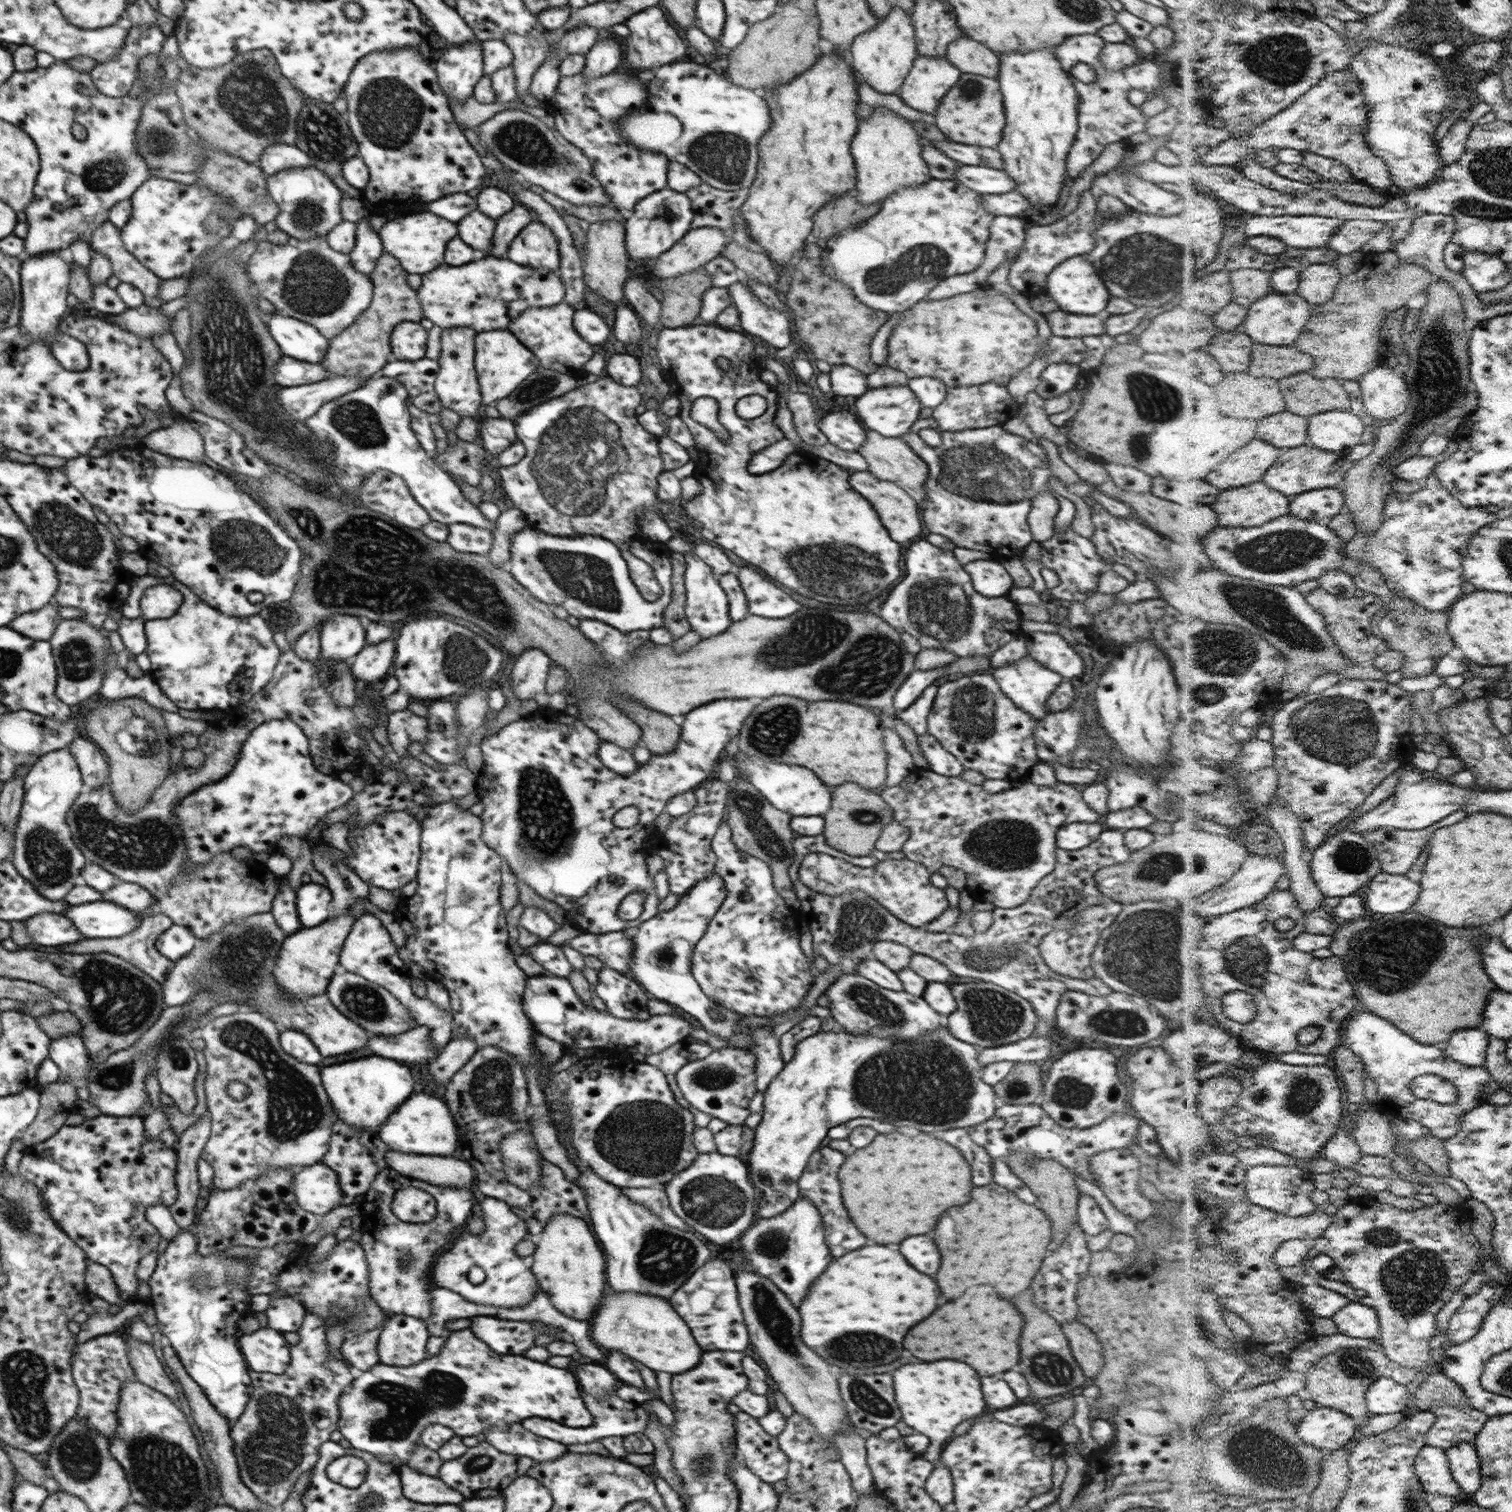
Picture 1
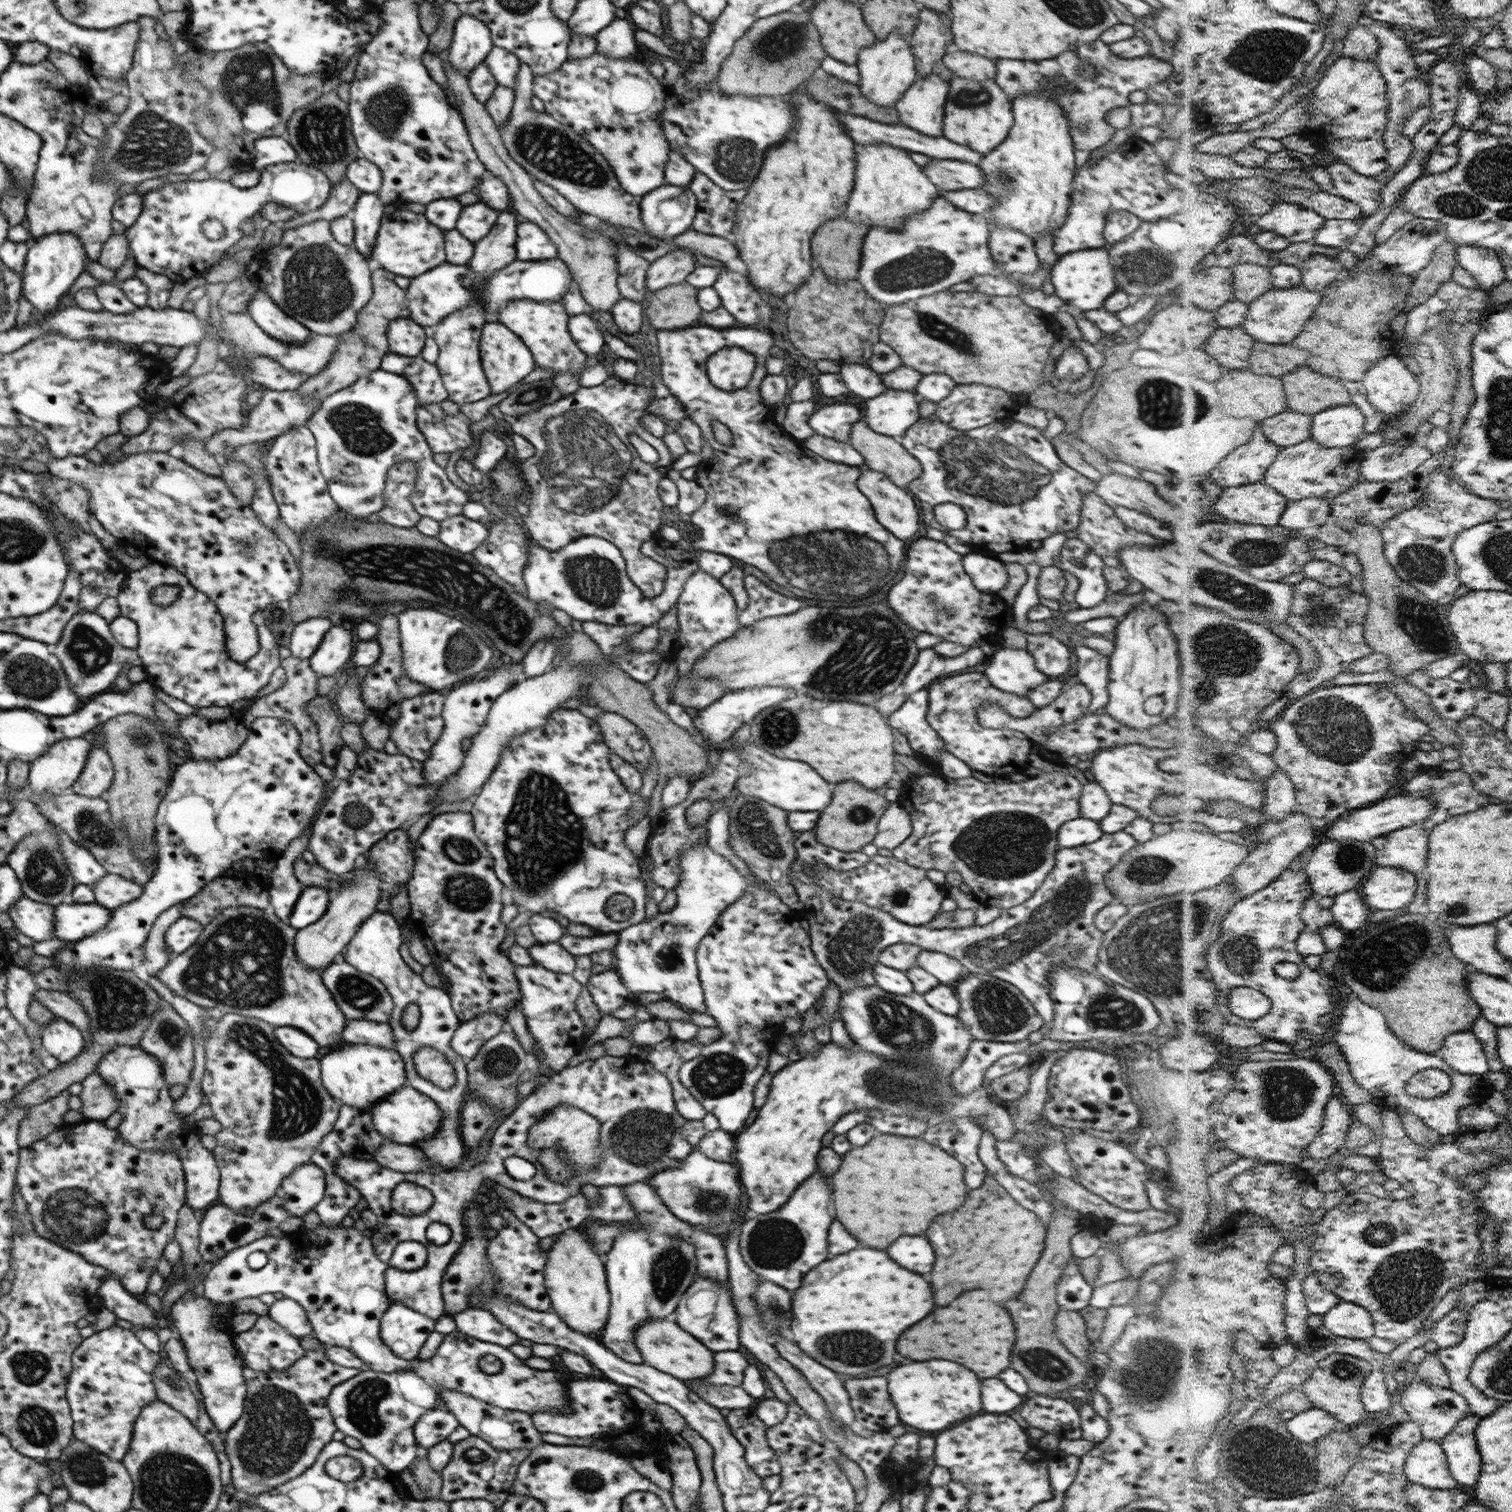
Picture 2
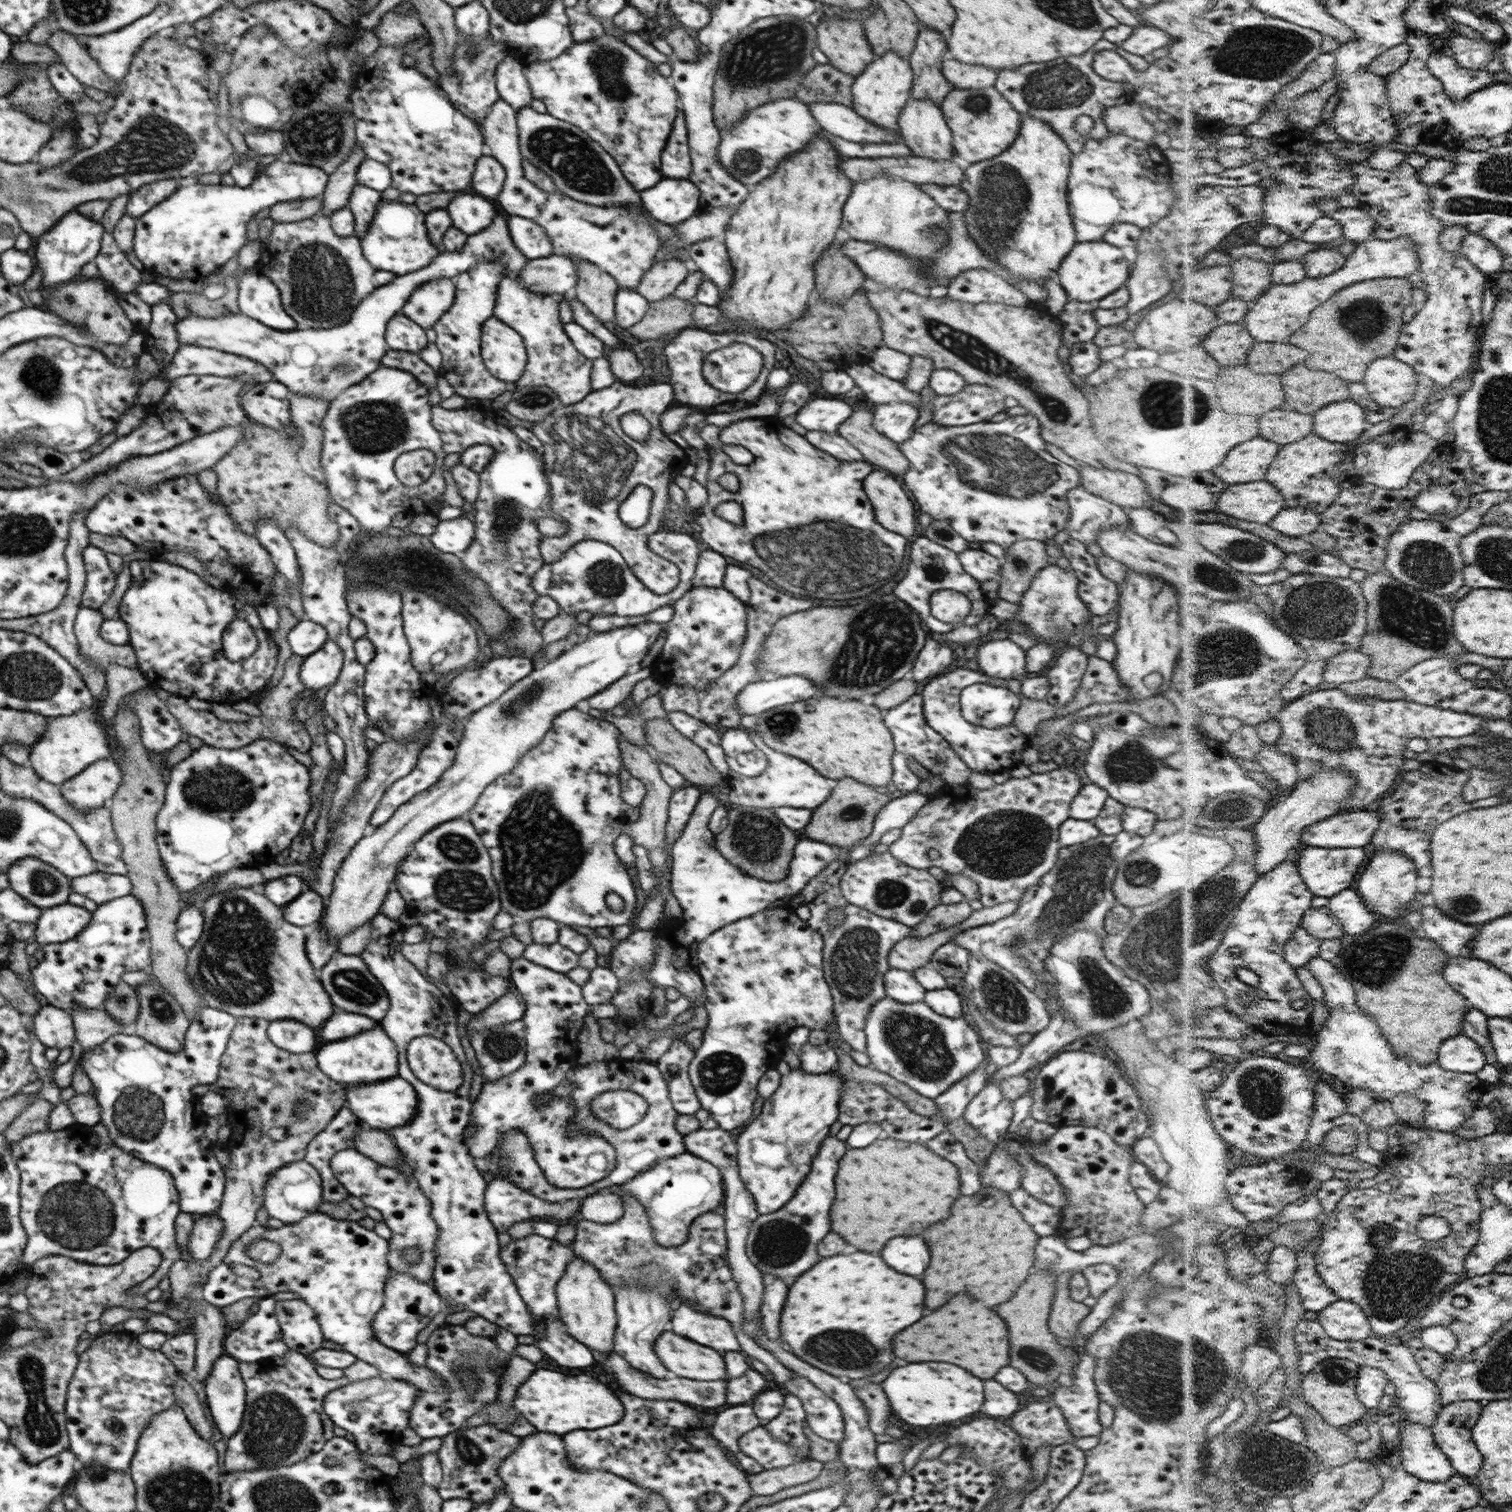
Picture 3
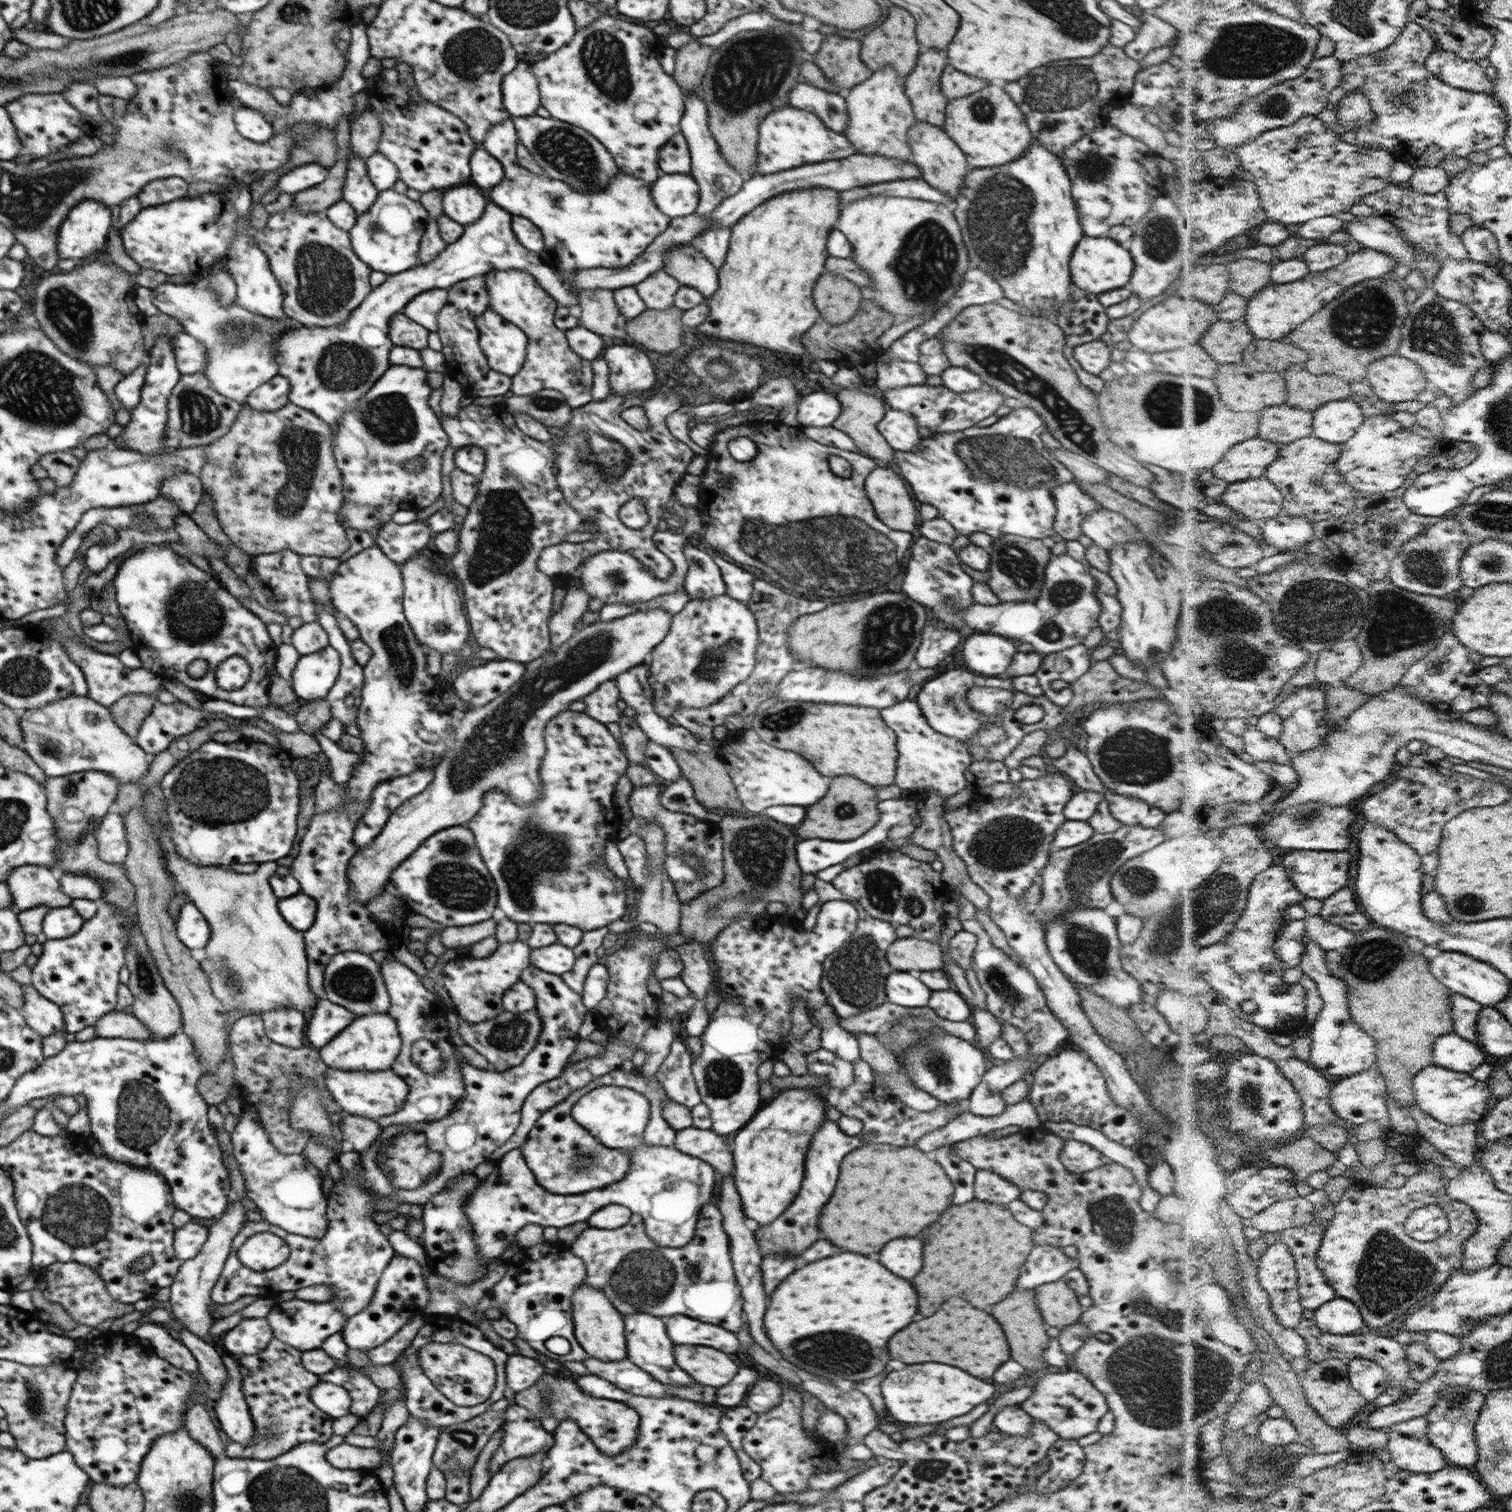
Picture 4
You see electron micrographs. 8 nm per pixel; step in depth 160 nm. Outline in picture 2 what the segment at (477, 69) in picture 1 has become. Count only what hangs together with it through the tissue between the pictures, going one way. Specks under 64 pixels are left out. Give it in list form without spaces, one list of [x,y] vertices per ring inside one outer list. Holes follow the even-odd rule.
[[[461,14],[453,25],[449,50],[449,65],[467,77],[469,71],[483,62],[492,42],[488,28],[476,18]]]

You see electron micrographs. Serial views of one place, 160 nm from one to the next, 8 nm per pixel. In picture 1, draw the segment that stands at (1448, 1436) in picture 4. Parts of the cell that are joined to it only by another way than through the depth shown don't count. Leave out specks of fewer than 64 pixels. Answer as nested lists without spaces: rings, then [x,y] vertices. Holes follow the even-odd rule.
[[[1462,1443],[1446,1450],[1449,1464],[1456,1481],[1465,1493],[1475,1495],[1481,1490],[1481,1459],[1473,1443]]]

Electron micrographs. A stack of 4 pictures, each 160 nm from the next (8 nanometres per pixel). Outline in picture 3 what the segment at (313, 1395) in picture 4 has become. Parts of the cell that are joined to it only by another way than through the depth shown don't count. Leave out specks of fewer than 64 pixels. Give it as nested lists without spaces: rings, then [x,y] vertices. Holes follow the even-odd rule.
[[[382,1376],[351,1382],[331,1390],[325,1395],[322,1408],[333,1425],[353,1437],[356,1450],[365,1454],[391,1455],[393,1445],[400,1440],[400,1433],[408,1427],[409,1409],[417,1397],[419,1390],[408,1382]]]

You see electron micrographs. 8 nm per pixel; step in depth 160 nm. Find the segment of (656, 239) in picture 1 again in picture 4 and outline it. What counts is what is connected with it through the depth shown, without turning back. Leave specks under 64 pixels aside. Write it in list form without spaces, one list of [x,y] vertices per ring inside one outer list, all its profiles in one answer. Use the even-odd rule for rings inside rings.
[[[689,174],[660,175],[649,184],[657,210],[674,219],[694,212],[698,204],[698,186]]]

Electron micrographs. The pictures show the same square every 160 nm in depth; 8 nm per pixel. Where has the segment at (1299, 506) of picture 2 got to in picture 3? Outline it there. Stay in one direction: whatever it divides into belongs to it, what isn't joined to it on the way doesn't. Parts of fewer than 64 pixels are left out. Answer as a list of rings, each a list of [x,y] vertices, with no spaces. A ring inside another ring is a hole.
[[[1286,506],[1269,526],[1283,536],[1309,539],[1311,534],[1321,529],[1322,520],[1317,511],[1305,507]]]

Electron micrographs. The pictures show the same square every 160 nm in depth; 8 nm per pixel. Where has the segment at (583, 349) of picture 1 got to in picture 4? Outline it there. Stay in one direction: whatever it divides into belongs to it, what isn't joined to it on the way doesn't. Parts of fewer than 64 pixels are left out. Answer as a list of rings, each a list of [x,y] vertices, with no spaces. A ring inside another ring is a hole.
[[[491,270],[483,274],[488,290],[488,308],[507,322],[516,326],[527,337],[525,360],[512,376],[510,391],[513,395],[525,396],[543,389],[555,389],[565,397],[565,403],[575,409],[592,399],[592,370],[590,361],[577,356],[567,344],[564,331],[553,324],[557,307],[553,300],[534,278],[522,270]]]

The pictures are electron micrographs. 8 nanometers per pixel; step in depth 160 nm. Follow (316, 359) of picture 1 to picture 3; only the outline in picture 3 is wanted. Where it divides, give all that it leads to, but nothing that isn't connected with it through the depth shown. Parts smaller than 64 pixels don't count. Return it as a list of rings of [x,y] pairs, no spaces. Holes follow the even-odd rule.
[[[257,265],[246,268],[238,279],[237,308],[244,315],[273,330],[293,330],[296,322],[283,310],[277,287],[259,271]]]

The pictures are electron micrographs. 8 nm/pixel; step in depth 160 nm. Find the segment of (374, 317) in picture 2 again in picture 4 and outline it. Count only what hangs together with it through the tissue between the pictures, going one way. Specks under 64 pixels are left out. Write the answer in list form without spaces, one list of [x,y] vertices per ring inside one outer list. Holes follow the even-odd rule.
[[[288,402],[275,412],[259,412],[242,406],[229,431],[210,445],[203,446],[203,467],[199,471],[198,478],[202,484],[203,492],[213,499],[214,517],[217,519],[223,534],[235,547],[251,557],[269,555],[279,550],[289,550],[298,555],[299,558],[305,555],[317,555],[330,559],[337,558],[347,551],[349,541],[347,541],[344,528],[340,522],[337,522],[337,511],[342,505],[343,498],[341,496],[341,478],[339,478],[341,475],[339,475],[339,470],[335,468],[337,465],[335,465],[332,457],[331,440],[333,440],[332,430],[325,422],[319,420],[311,412]]]

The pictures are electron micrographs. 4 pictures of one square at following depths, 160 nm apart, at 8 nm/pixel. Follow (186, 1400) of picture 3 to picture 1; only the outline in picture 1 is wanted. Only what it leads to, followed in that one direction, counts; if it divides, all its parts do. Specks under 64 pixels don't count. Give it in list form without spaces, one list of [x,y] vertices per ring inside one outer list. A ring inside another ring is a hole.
[[[125,1335],[126,1356],[135,1381],[149,1386],[151,1390],[167,1396],[172,1403],[178,1401],[177,1390],[167,1378],[163,1366],[155,1357],[151,1344]]]

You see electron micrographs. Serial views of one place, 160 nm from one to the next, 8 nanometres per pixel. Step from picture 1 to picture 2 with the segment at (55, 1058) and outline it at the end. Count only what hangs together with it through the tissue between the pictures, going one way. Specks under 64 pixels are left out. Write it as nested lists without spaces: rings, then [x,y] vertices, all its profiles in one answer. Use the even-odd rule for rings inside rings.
[[[59,1018],[41,1027],[40,1041],[47,1054],[54,1056],[59,1063],[69,1062],[84,1047],[79,1030]]]

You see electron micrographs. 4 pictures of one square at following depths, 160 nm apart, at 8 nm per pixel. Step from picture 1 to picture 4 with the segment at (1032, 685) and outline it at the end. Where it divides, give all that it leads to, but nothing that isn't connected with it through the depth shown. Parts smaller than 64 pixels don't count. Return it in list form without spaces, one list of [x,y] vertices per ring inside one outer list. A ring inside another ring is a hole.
[[[979,631],[966,632],[961,646],[962,660],[967,668],[985,677],[1003,676],[1015,653],[1015,642]]]

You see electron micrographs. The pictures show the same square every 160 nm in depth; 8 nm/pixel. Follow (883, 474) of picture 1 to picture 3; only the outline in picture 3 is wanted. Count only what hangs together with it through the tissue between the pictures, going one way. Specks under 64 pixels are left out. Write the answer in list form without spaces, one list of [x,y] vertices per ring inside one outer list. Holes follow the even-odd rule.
[[[855,400],[850,407],[853,414],[837,427],[836,434],[851,442],[861,452],[865,462],[887,470],[886,473],[893,474],[893,477],[903,475],[909,469],[909,462],[897,445],[873,429],[871,406],[862,400]]]

